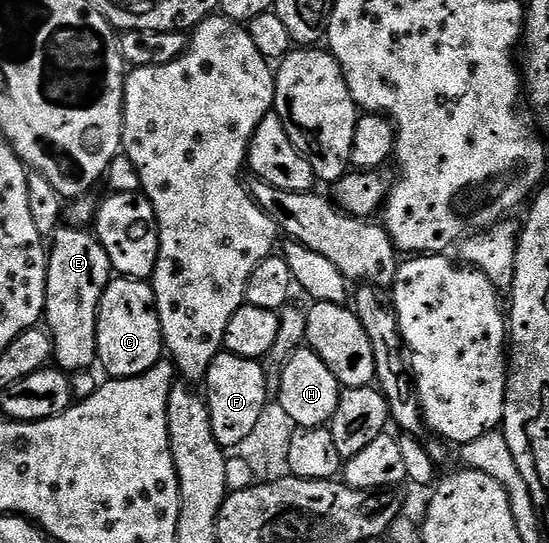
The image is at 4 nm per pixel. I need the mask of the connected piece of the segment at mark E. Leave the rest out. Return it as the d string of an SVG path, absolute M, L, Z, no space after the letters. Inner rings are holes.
M64 225L51 236L43 322L46 324L48 336L52 338L52 357L55 366L61 371L65 373L87 371L97 366L98 309L104 290L108 288L113 278L114 272L110 265L110 257L91 230L80 230Z

